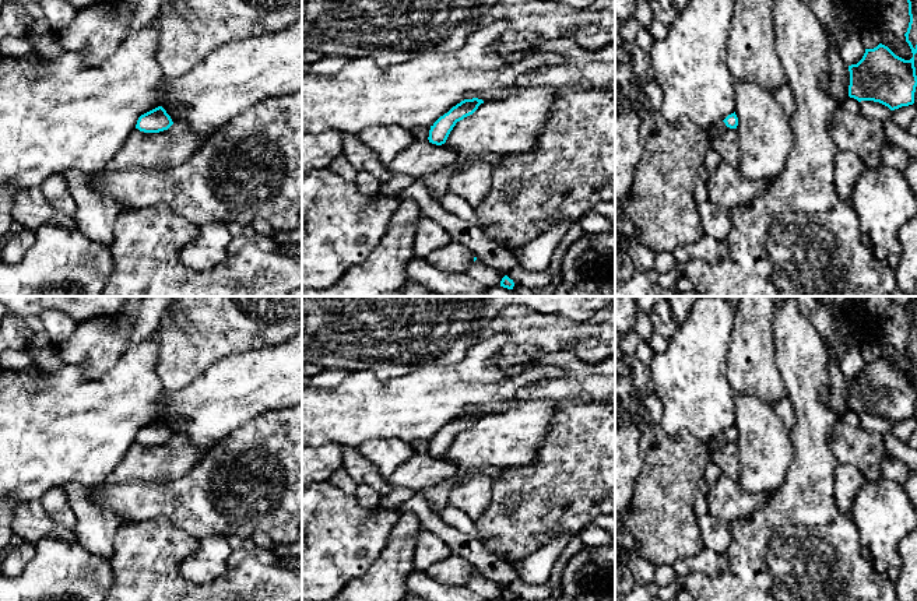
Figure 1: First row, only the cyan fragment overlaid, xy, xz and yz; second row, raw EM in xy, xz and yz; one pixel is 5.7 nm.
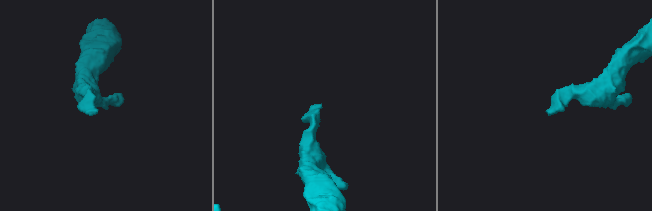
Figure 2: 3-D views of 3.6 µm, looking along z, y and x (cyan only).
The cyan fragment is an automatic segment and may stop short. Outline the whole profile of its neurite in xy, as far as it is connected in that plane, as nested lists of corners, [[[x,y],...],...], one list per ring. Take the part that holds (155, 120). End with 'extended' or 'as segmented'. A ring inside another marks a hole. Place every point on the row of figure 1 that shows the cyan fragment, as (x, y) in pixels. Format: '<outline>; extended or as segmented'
[[[158,106],[144,115],[137,120],[136,129],[144,133],[159,133],[168,130],[173,124],[171,116],[162,106]]]; as segmented

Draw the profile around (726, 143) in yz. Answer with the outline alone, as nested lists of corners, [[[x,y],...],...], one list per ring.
[[[713,126],[706,130],[706,136],[709,148],[714,150],[724,162],[738,166],[741,162],[741,151],[737,129],[727,127],[725,130],[717,131]]]

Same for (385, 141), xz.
[[[397,124],[370,126],[358,136],[384,165],[389,165],[397,152],[414,141],[412,131]]]

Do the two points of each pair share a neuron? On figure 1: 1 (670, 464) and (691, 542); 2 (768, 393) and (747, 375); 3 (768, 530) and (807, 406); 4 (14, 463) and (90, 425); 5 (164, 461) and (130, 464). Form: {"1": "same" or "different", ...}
{"1": "same", "2": "same", "3": "same", "4": "same", "5": "same"}

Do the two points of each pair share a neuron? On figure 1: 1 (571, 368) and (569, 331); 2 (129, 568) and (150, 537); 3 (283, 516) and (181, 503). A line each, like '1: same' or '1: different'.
1: different
2: same
3: same

